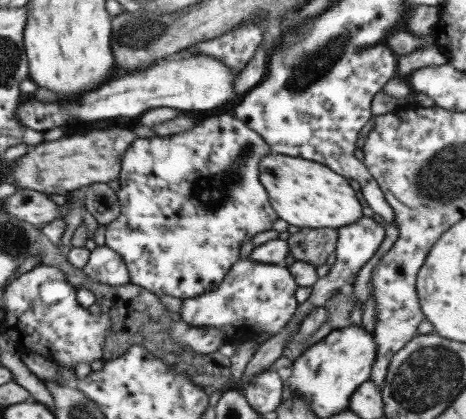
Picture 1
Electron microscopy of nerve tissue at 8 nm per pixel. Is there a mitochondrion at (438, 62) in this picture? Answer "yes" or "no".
no

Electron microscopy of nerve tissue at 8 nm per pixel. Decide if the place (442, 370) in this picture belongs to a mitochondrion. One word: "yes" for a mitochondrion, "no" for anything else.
yes

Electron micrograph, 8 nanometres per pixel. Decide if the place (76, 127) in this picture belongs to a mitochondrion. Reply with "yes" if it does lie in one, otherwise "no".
no

